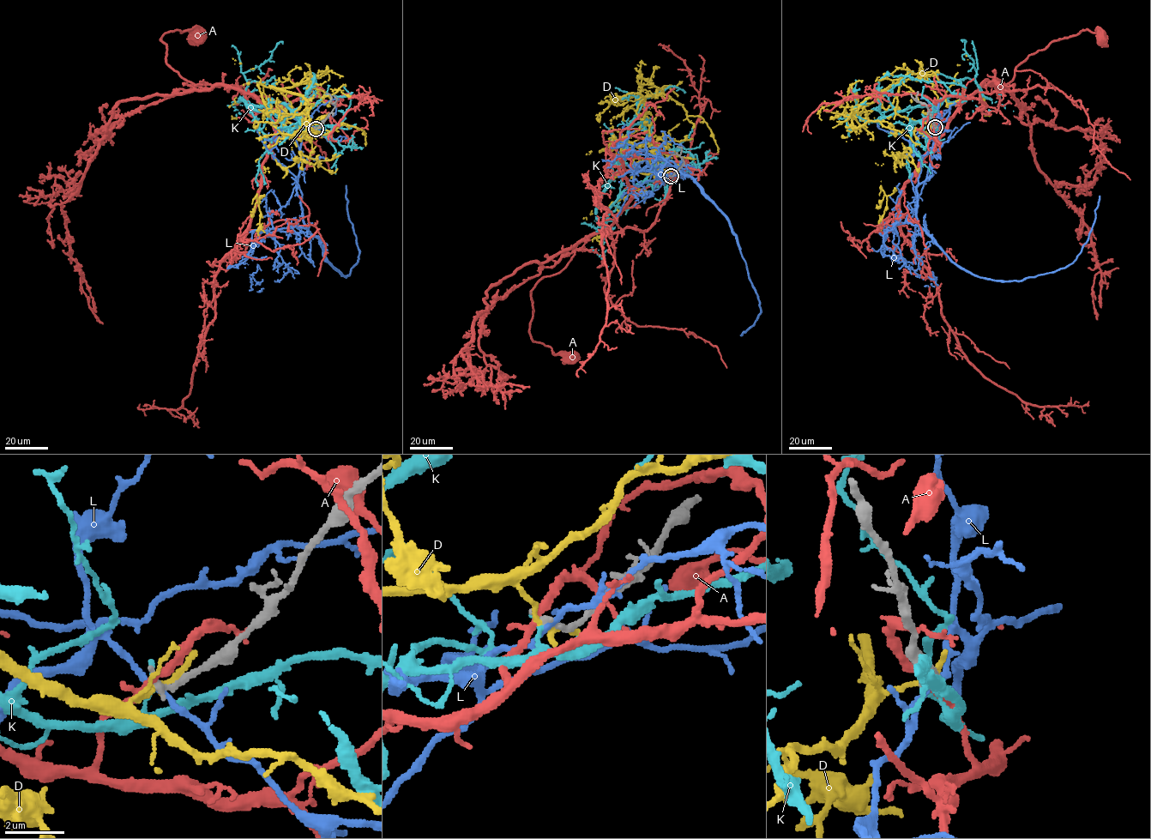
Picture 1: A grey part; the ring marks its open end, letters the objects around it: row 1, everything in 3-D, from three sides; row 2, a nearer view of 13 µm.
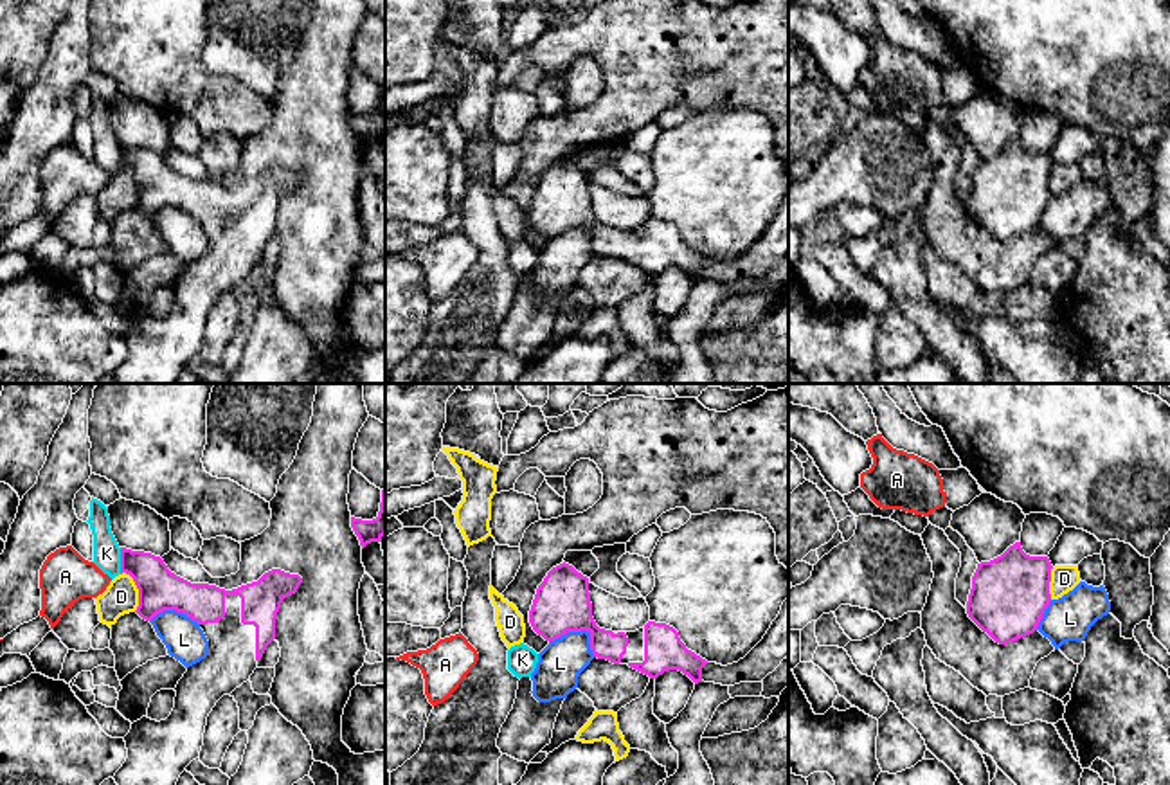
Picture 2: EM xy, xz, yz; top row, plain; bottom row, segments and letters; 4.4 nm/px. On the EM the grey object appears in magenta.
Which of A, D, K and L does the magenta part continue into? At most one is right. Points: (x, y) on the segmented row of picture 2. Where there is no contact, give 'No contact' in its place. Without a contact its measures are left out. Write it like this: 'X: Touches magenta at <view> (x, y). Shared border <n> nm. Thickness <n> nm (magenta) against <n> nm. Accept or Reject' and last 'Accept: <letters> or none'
A: No contact. Reject
D: Touches magenta at xy (139, 591). Shared border 190 nm. Thickness 190 nm (magenta) against 160 nm. Reject
K: Touches magenta at xy (121, 560). Shared border 120 nm. Thickness 190 nm (magenta) against 130 nm. Reject
L: Touches magenta at xz (580, 631). Shared border 220 nm. Thickness 260 nm (magenta) against 200 nm. Reject
Accept: none

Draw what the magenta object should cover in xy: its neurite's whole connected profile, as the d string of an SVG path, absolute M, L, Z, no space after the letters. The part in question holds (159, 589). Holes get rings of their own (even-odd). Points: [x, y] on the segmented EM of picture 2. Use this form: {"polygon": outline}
{"polygon": "M121 547L121 574L133 578L139 589L137 614L149 621L164 612L176 610L200 625L209 655L187 668L175 691L175 708L166 720L142 717L124 736L128 758L115 772L117 785L176 785L185 767L200 758L207 717L223 695L230 695L257 668L266 646L275 639L275 619L284 598L297 592L302 578L281 569L265 573L257 582L232 591L209 583L191 583L167 569L160 556Z"}

